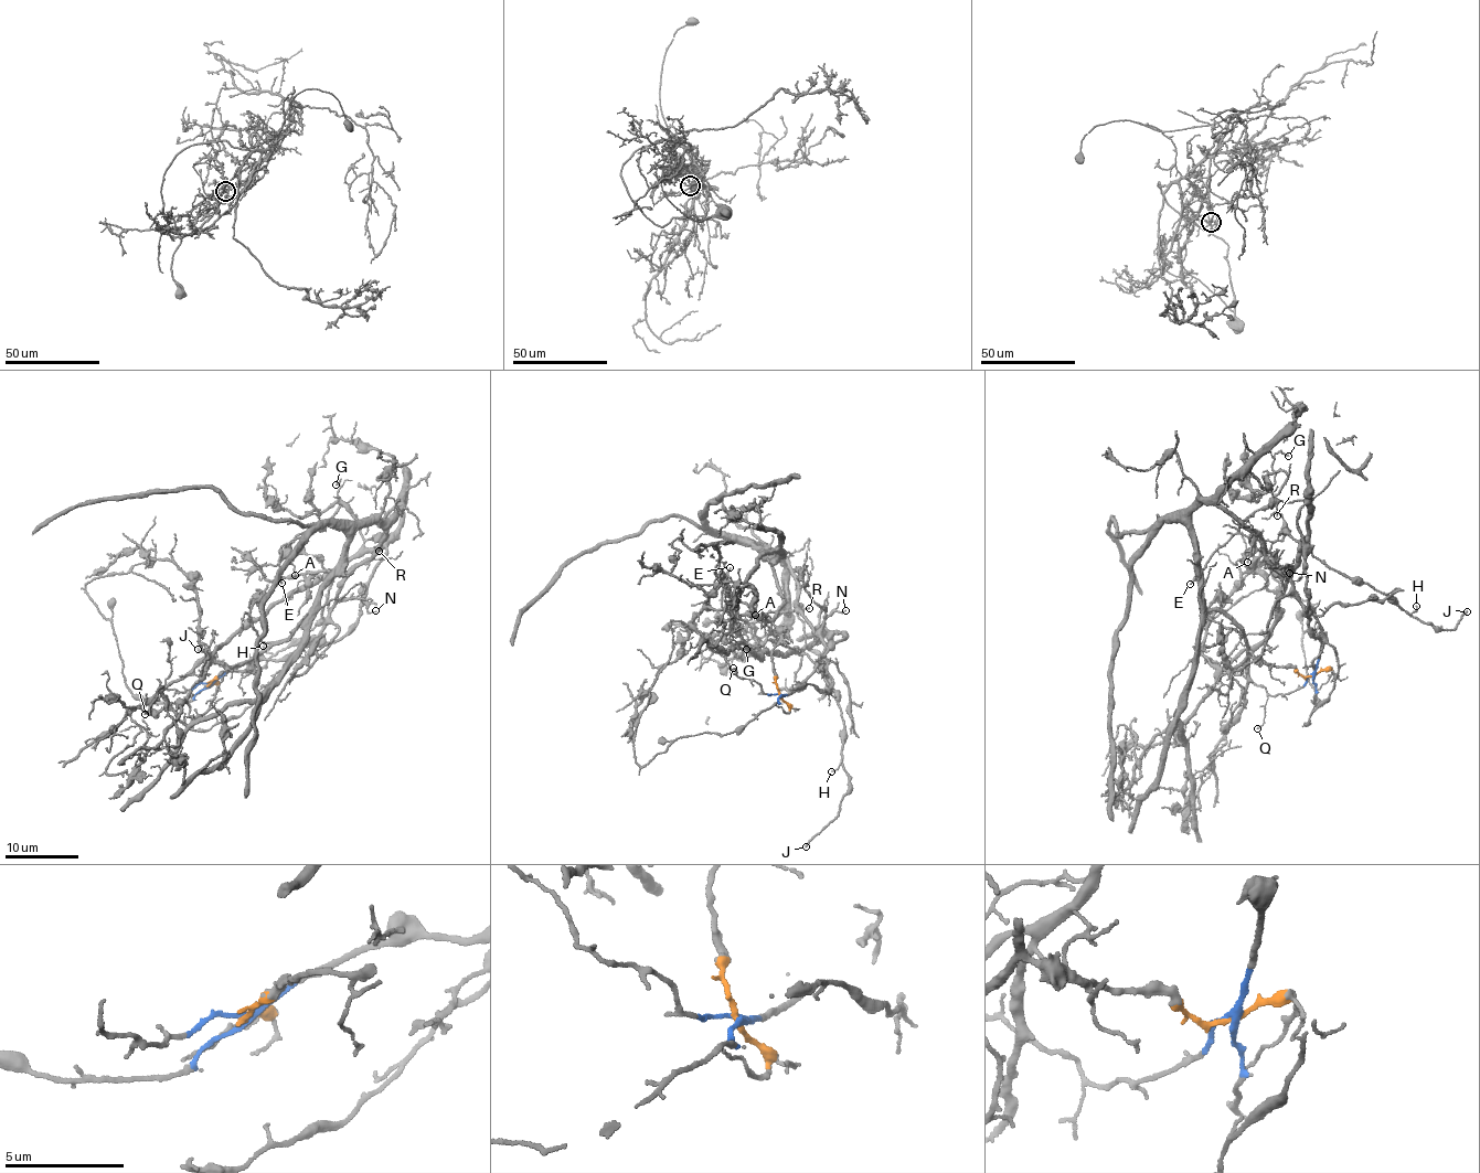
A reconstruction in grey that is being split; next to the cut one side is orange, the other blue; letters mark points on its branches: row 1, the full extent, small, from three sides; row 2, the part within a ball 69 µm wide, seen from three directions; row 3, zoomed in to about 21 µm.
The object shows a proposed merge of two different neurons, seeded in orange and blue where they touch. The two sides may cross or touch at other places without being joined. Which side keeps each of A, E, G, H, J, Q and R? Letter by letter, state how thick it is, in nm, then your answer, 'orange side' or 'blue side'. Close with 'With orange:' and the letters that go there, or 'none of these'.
A: 110 nm | orange side
E: 200 nm | orange side
G: 110 nm | orange side
H: 120 nm | blue side
J: 200 nm | blue side
Q: 130 nm | blue side
R: 130 nm | blue side
With orange: A, E, G

